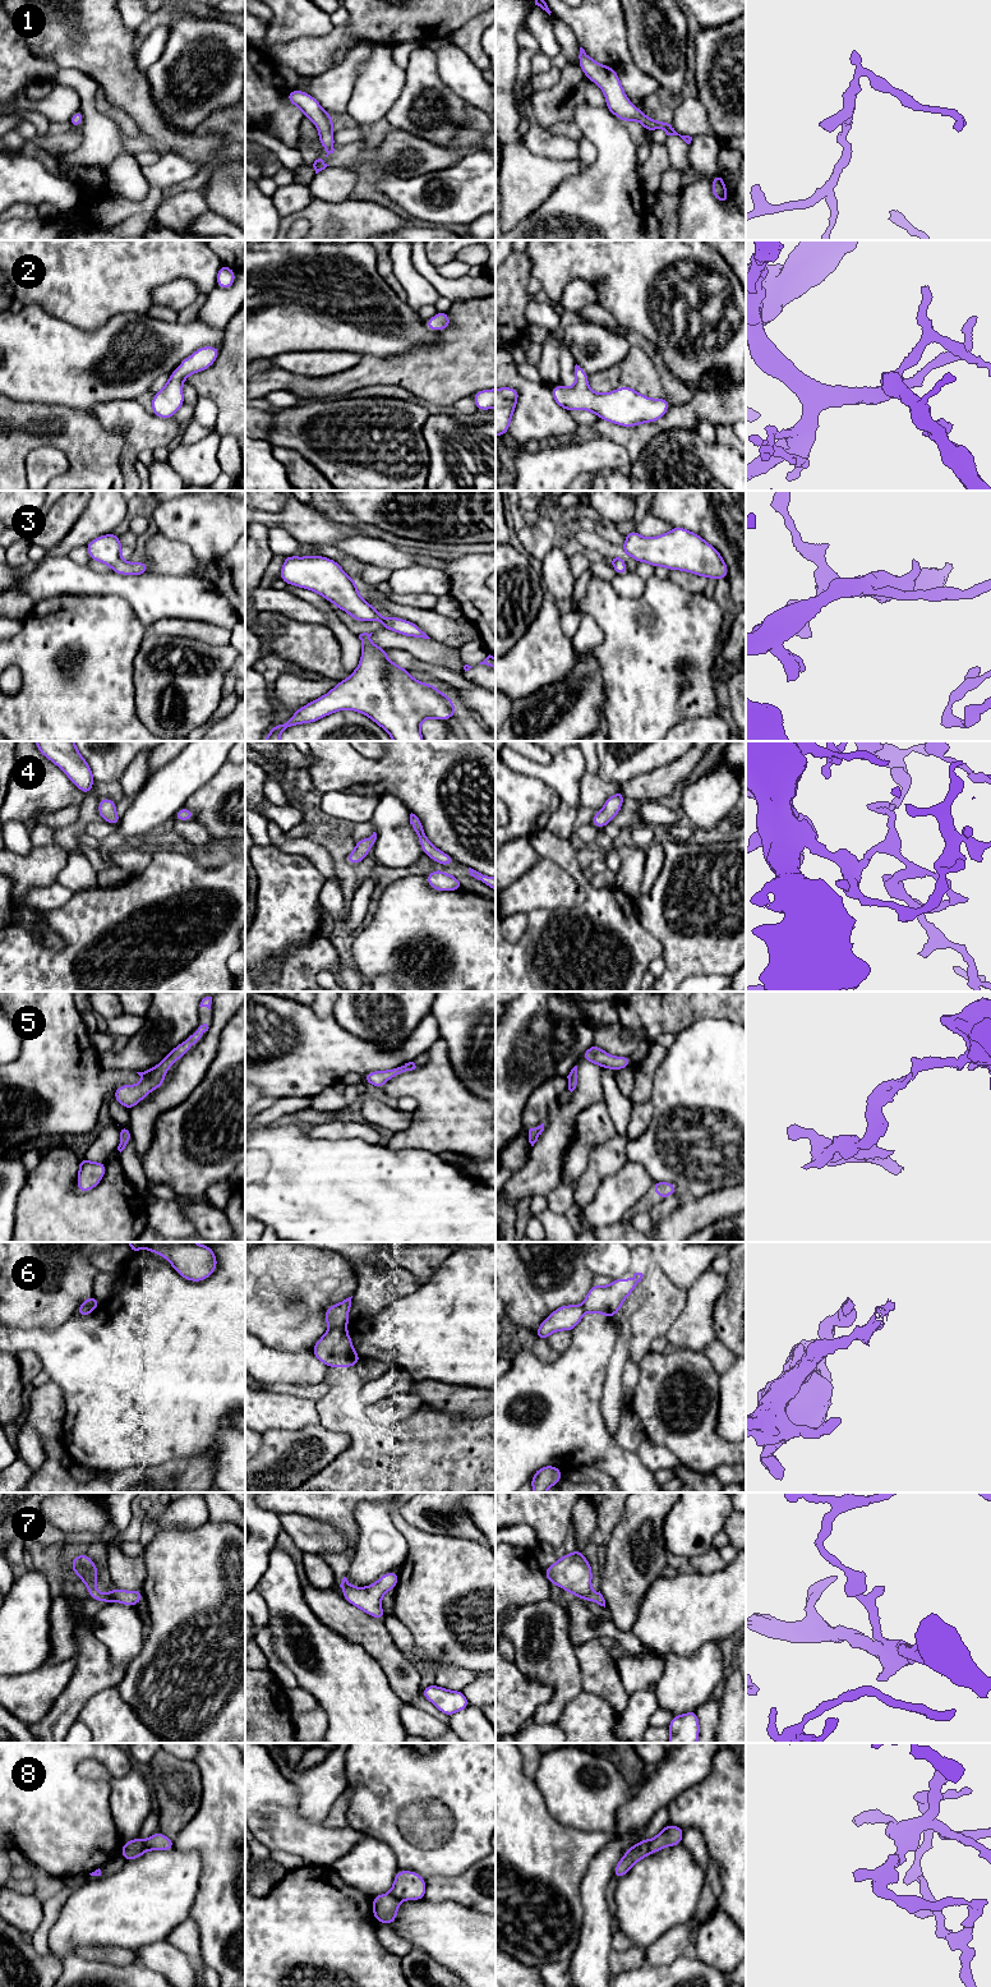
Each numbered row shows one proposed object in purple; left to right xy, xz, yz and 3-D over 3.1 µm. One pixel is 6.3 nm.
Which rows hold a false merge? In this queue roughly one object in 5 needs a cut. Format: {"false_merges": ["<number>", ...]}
{"false_merges": ["6"]}

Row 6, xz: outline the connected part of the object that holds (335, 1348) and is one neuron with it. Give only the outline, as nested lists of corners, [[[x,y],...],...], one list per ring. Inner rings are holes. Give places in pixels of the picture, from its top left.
[[[329,1329],[318,1339],[312,1353],[327,1367],[355,1367],[361,1357],[355,1352],[347,1329]]]

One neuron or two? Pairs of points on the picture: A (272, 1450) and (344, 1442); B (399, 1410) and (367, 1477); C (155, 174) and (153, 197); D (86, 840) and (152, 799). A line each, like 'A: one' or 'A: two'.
A: one
B: two
C: two
D: two

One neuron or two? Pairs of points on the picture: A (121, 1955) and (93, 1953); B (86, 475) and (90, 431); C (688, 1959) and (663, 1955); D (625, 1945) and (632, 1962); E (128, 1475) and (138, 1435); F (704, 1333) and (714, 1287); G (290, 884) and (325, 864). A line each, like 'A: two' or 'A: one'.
A: one
B: one
C: two
D: two
E: two
F: one
G: two

